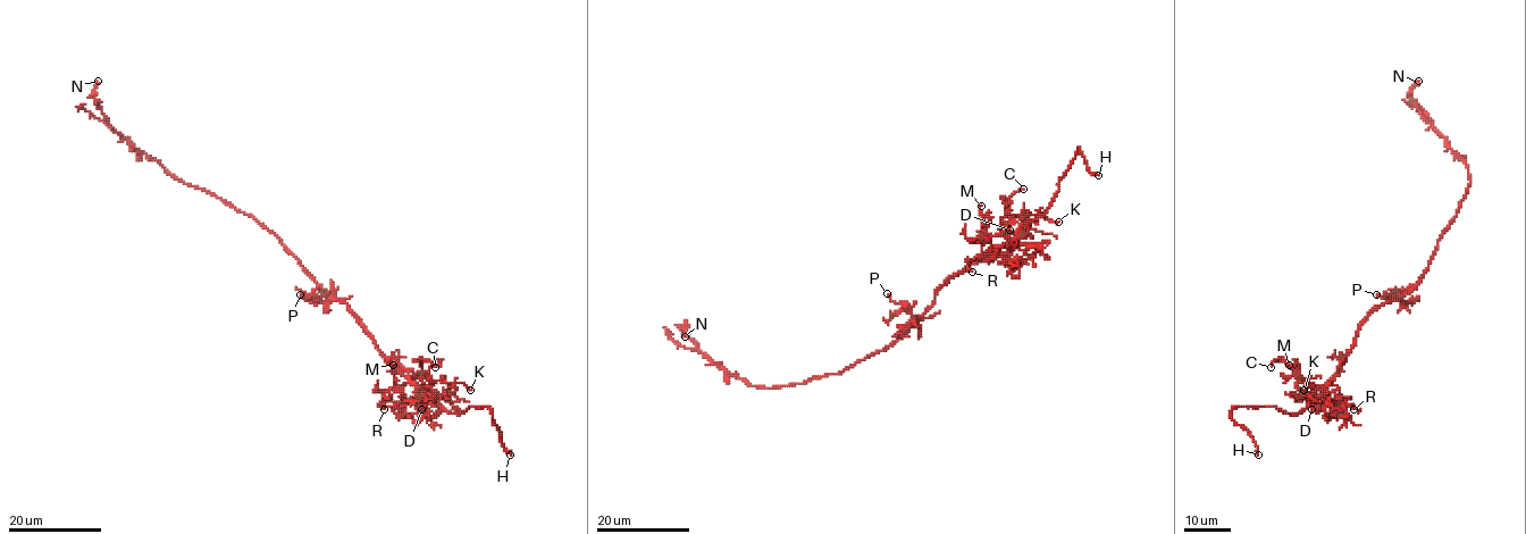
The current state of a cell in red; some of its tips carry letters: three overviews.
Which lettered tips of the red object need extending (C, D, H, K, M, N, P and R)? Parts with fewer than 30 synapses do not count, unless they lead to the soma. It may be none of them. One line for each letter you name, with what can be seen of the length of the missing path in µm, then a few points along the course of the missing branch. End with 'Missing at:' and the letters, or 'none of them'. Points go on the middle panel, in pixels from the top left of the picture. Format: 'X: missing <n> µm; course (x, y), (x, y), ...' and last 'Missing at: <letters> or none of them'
H: missing 20 µm; course (1098, 175), (1111, 174), (1128, 183), (1151, 174), (1153, 168)
Missing at: H

